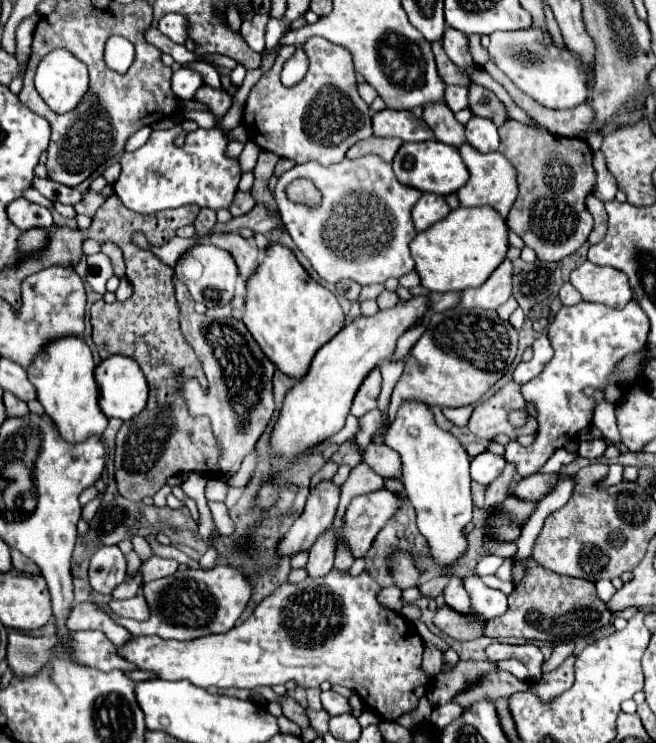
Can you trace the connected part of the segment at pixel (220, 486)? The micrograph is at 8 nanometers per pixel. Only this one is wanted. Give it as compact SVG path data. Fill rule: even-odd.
M209 479L207 487L205 487L205 497L209 501L225 501L227 491L229 491L229 487L225 485L225 481L221 481L221 479Z

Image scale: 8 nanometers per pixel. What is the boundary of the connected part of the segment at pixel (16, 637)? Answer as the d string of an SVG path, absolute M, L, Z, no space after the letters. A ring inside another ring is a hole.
M17 631L9 633L7 659L15 675L35 675L49 661L49 649L55 637L29 637Z

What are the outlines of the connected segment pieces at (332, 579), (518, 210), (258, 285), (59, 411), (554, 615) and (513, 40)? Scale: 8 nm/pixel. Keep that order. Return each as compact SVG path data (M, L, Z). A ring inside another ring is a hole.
M331 569L325 577L307 577L301 583L285 581L255 607L247 621L235 625L227 633L207 635L193 641L133 637L121 647L121 655L139 669L155 671L161 679L187 679L203 689L255 689L263 685L285 685L289 681L295 681L297 687L309 689L329 681L331 685L341 685L355 691L385 721L395 721L399 715L415 709L415 701L427 691L429 681L419 673L425 645L413 627L407 629L405 639L397 637L395 623L391 621L395 613L377 601L379 591L381 587L367 571L353 577L349 571Z
M519 121L503 123L499 127L499 137L499 151L517 169L519 183L519 195L507 215L507 227L511 227L543 261L559 261L571 255L587 241L593 229L591 215L585 207L585 197L595 185L589 145L577 137L567 139L537 133L533 127Z
M271 245L265 251L263 265L259 265L259 273L247 283L243 323L267 359L283 375L303 379L317 349L343 329L345 317L337 297L313 281L289 249Z
M63 337L59 341L53 341L27 369L29 381L37 389L37 399L41 401L45 413L53 419L65 441L81 443L91 435L103 435L103 431L107 429L107 417L97 405L99 391L93 369L95 363L91 357L91 349L81 337Z
M529 557L523 579L515 585L513 593L509 595L509 609L487 623L485 635L493 639L501 639L501 637L541 639L559 645L585 637L597 631L599 627L609 625L611 619L613 613L597 597L595 583L587 579L557 575L551 569L541 567L533 557Z
M537 27L527 31L495 31L489 45L491 61L529 97L551 109L571 109L589 101L587 75L579 67L573 53L559 51L549 35L543 35Z

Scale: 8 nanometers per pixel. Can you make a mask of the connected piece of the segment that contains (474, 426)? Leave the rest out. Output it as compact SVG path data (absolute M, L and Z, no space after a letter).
M509 381L505 387L501 387L495 395L479 403L469 419L469 429L481 437L481 439L493 439L501 433L509 435L511 439L517 439L521 435L533 435L537 431L537 419L531 413L525 427L513 429L507 421L509 409L525 409L525 399L521 395L521 385L515 381Z

